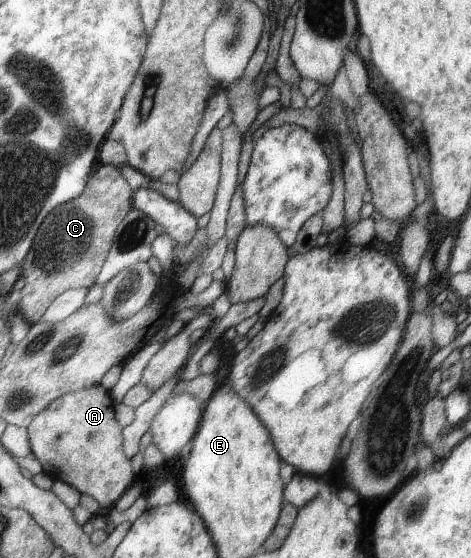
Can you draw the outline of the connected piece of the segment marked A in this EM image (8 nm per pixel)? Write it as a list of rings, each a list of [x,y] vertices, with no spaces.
[[[102,383],[99,385],[92,385],[90,388],[68,393],[66,396],[60,397],[58,400],[54,401],[50,407],[44,409],[44,412],[41,412],[35,418],[35,421],[28,428],[30,431],[30,438],[34,454],[43,465],[45,470],[44,473],[53,477],[53,479],[56,481],[62,481],[66,484],[70,484],[70,486],[73,486],[82,494],[88,494],[88,496],[92,497],[92,499],[95,499],[98,502],[100,508],[114,507],[115,502],[119,500],[119,498],[123,496],[125,492],[127,492],[128,487],[131,487],[133,481],[137,478],[131,469],[131,461],[128,460],[123,453],[123,436],[121,435],[123,428],[115,419],[115,405],[116,404],[112,400],[111,394],[103,387]]]

